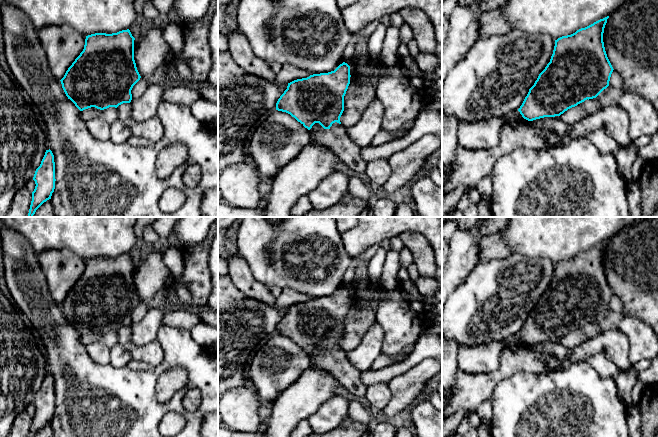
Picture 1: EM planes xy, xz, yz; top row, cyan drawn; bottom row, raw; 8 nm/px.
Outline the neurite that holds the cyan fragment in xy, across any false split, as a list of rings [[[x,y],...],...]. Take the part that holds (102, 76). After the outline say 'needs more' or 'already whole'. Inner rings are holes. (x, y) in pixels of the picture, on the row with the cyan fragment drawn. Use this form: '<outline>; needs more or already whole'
[[[129,29],[86,36],[83,51],[60,80],[66,96],[80,111],[91,107],[100,110],[117,108],[131,102],[131,90],[141,78],[134,60],[134,40]]]; already whole

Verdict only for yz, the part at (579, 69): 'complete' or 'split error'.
complete

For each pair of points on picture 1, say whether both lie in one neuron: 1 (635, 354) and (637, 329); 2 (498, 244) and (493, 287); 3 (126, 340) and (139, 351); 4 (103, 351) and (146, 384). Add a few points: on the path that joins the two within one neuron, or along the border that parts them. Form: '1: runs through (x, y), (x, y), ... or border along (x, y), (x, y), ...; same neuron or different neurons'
1: runs through (637, 348), (637, 335); same neuron
2: border along (511, 252), (502, 258), (493, 258), (481, 262); different neurons
3: runs through (128, 343), (136, 351); same neuron
4: border along (87, 351), (88, 355), (96, 363), (108, 363); different neurons

